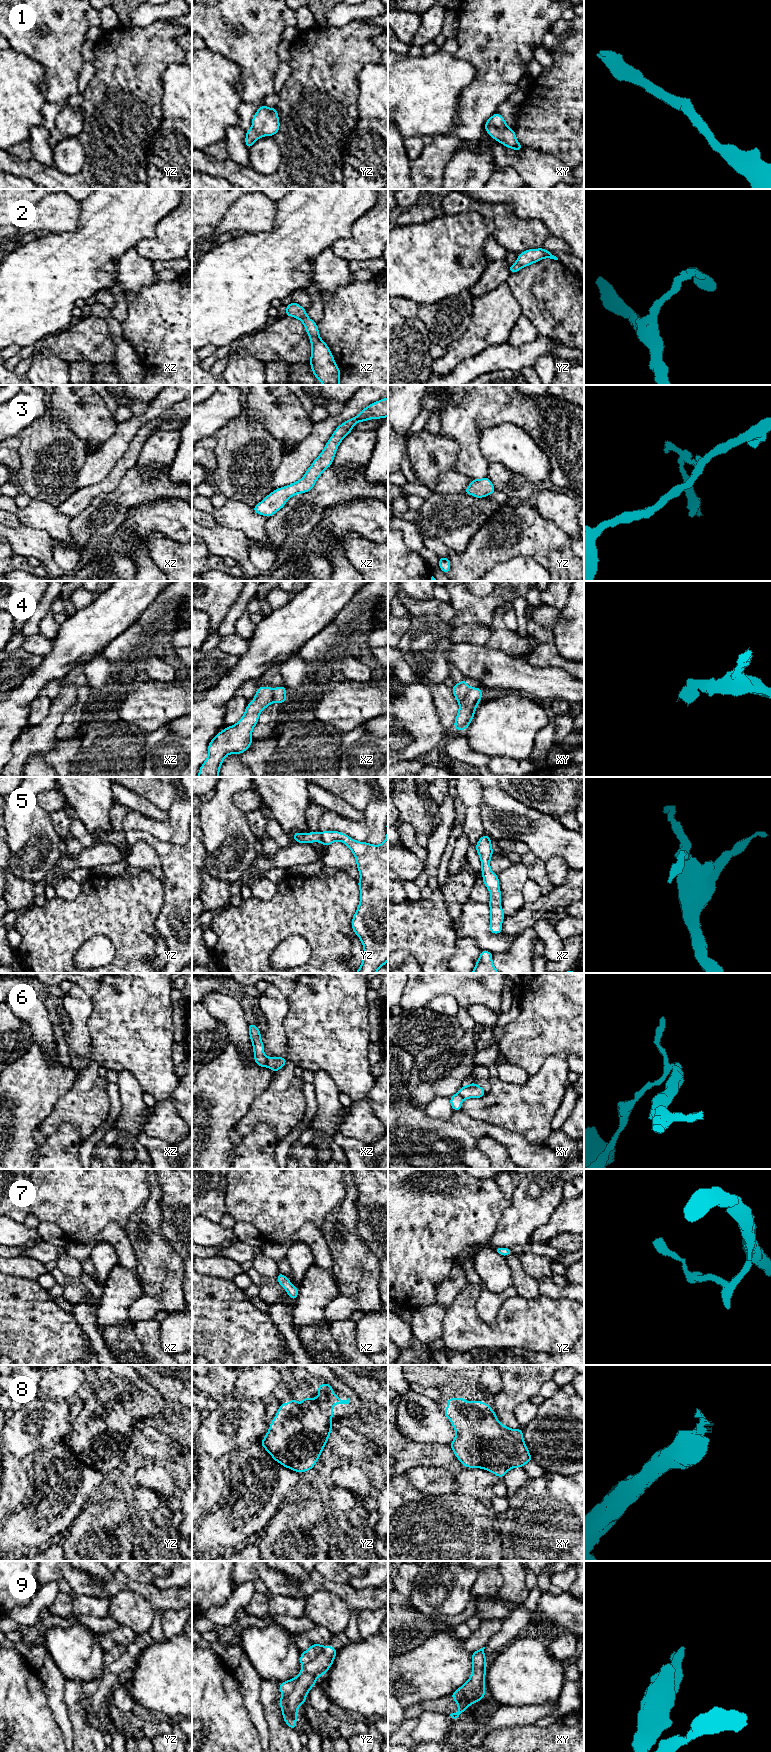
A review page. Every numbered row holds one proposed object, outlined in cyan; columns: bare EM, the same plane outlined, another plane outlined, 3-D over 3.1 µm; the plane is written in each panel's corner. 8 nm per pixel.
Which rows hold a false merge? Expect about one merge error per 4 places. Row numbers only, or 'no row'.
4, 6

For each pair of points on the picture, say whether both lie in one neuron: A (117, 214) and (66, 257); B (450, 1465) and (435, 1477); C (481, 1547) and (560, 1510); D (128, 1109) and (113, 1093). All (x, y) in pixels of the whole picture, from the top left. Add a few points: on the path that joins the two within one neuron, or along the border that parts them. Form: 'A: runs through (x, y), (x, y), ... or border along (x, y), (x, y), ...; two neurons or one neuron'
A: runs through (104, 227), (79, 252); one neuron
B: border along (422, 1466), (448, 1470), (456, 1480), (458, 1489); two neurons
C: border along (497, 1531), (501, 1540), (502, 1550); two neurons
D: border along (117, 1083), (121, 1111), (114, 1122); two neurons

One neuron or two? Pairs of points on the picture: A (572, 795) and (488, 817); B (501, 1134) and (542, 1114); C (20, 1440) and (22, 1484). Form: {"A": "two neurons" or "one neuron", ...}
{"A": "two neurons", "B": "two neurons", "C": "two neurons"}

